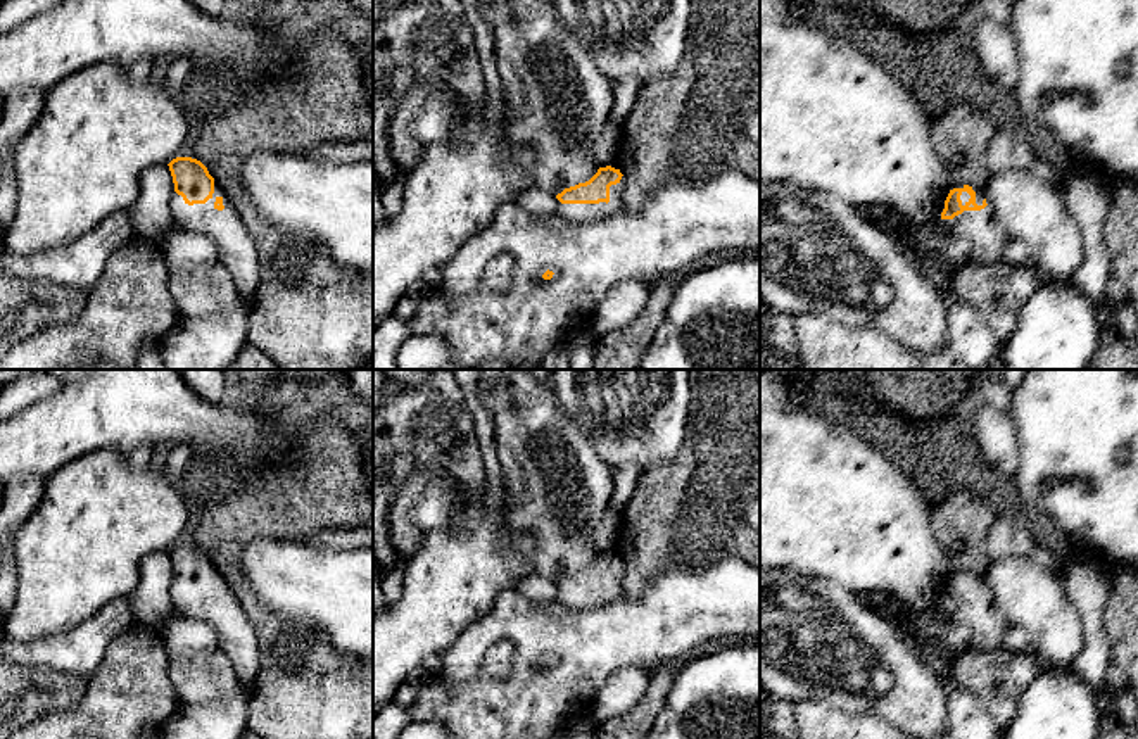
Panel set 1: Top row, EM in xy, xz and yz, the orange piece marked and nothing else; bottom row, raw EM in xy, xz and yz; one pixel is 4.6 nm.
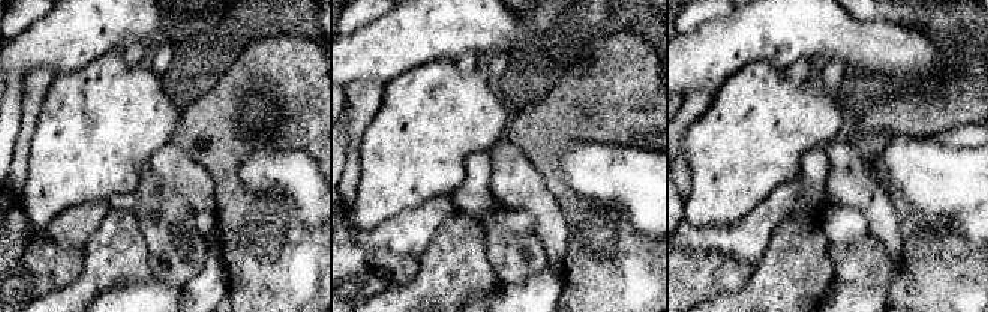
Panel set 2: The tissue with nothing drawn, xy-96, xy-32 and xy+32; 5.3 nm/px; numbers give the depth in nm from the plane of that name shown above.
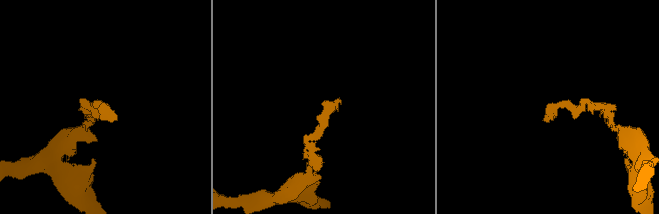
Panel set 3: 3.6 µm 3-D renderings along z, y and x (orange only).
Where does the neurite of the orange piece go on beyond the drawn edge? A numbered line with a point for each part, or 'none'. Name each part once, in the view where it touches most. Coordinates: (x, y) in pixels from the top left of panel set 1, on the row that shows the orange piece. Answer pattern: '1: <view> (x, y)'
none

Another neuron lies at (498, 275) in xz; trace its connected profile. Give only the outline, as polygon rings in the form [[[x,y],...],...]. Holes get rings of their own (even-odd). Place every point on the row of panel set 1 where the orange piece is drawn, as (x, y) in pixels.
[[[506,254],[496,256],[482,273],[482,288],[492,292],[509,290],[513,281],[513,259]]]

